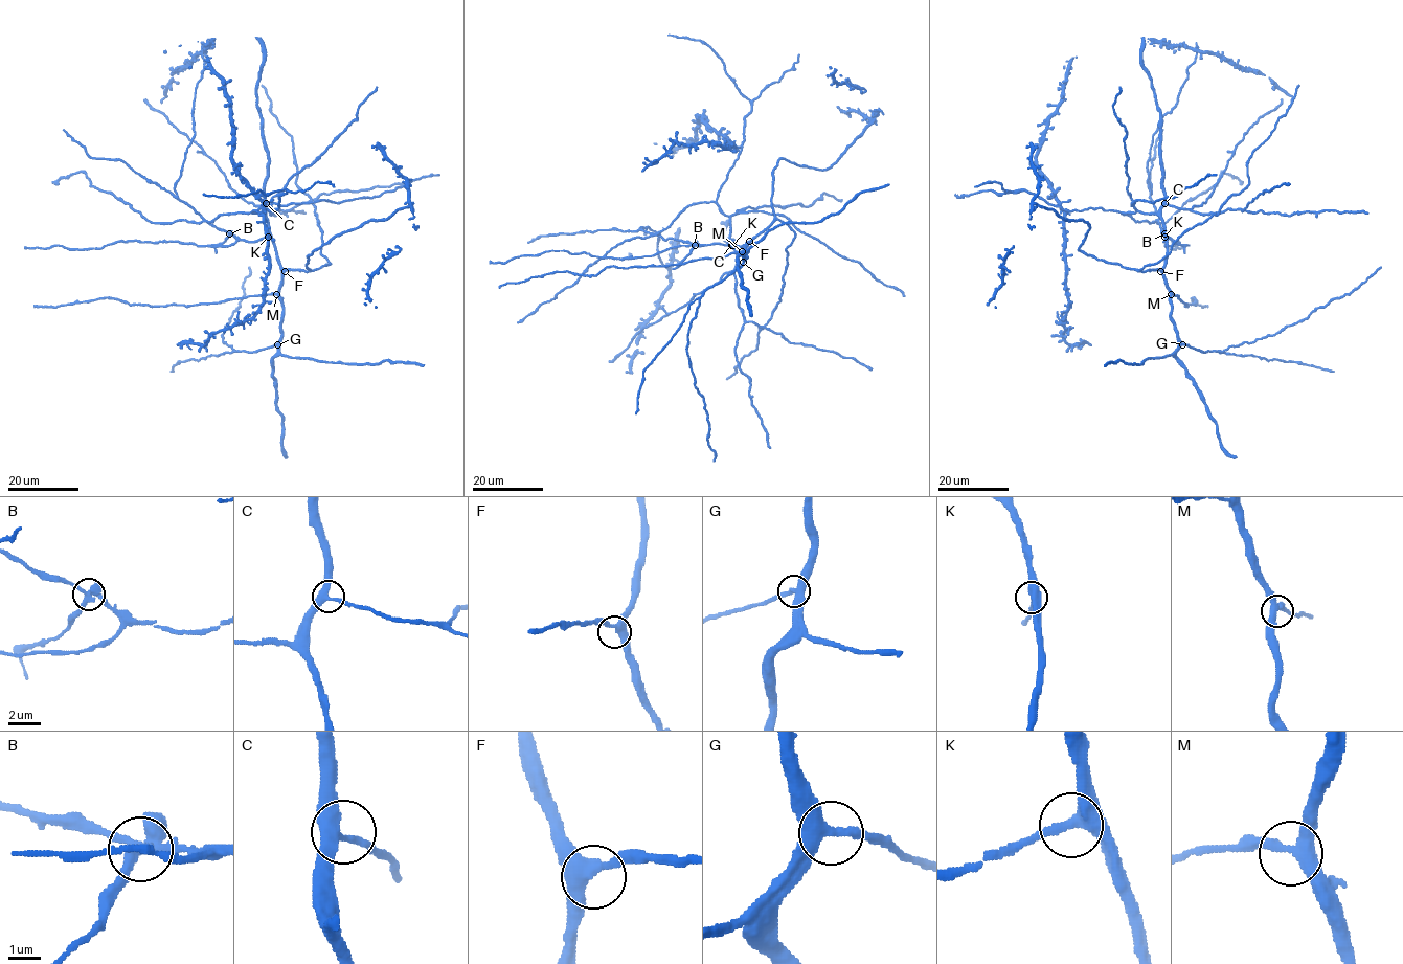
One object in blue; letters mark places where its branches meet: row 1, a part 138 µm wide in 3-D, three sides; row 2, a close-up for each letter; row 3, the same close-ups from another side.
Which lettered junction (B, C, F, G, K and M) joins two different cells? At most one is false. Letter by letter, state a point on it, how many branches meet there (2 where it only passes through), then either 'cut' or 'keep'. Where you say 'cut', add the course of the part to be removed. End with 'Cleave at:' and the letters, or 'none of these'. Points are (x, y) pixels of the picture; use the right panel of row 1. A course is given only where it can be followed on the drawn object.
B: (1164, 233) | 4 | cut | (1164, 233), (1176, 243), (1189, 245)
C: (1164, 203) | 3 | keep
F: (1160, 271) | 3 | keep
G: (1182, 344) | 3 | keep
K: (1164, 237) | 3 | keep
M: (1171, 294) | 3 | keep
Cleave at: B

